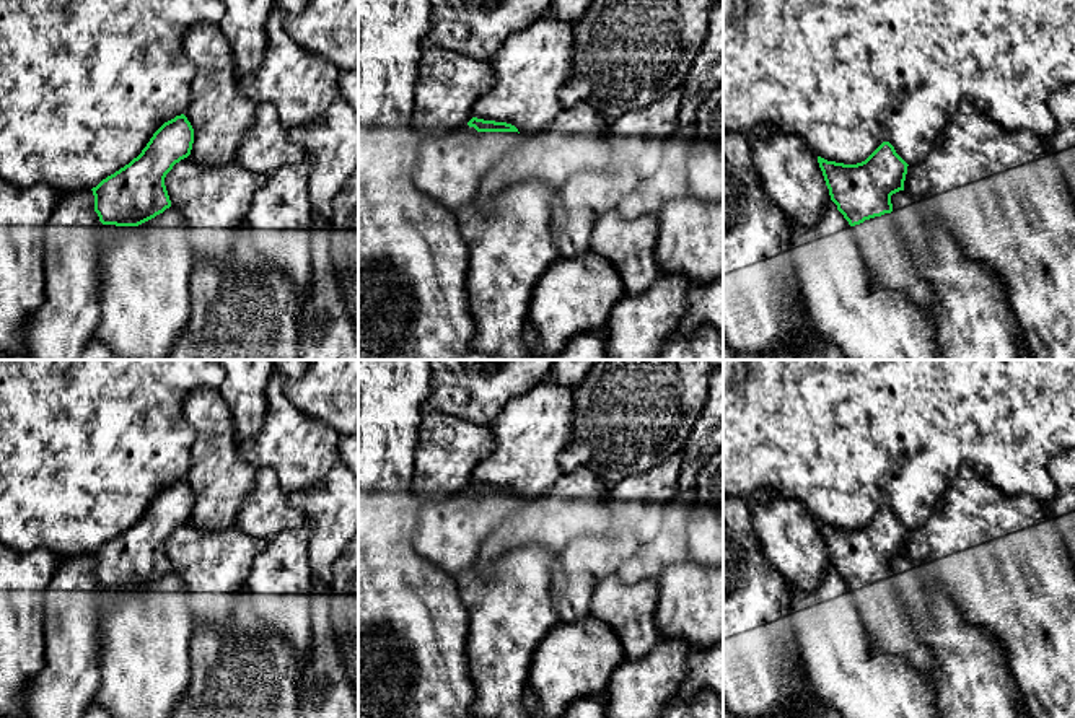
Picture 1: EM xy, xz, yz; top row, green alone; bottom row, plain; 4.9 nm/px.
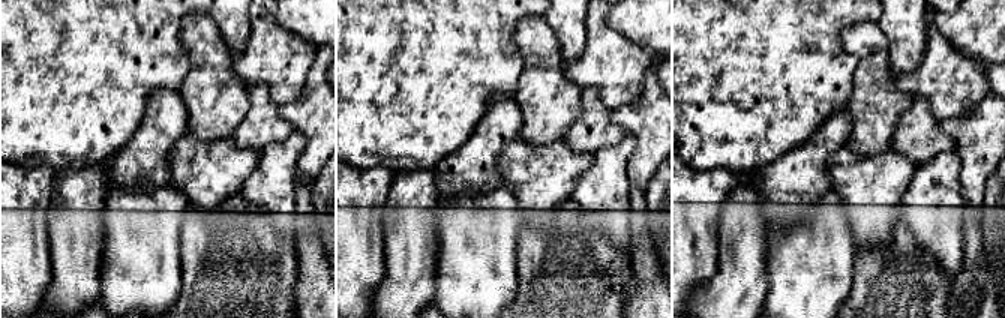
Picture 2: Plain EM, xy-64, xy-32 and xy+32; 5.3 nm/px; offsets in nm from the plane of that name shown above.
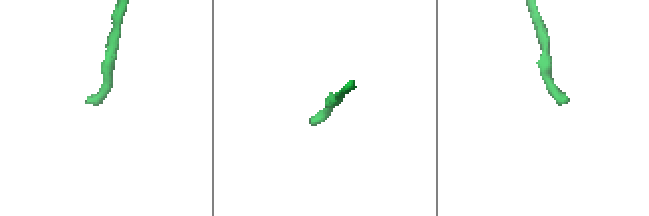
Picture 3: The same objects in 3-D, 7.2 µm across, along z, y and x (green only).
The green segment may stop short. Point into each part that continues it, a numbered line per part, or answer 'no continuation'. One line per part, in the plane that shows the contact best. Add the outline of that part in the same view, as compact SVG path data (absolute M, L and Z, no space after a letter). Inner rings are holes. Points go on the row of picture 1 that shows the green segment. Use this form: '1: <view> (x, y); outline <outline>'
1: xz (450, 168); outline M467 124L456 127L448 135L422 140L414 169L414 184L445 208L456 212L474 202L485 173L520 140L518 132L477 132Z

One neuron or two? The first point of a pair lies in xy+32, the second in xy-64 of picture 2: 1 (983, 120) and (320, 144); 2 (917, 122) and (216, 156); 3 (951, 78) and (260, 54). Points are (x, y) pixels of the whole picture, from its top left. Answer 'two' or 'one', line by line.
1: one
2: two
3: one

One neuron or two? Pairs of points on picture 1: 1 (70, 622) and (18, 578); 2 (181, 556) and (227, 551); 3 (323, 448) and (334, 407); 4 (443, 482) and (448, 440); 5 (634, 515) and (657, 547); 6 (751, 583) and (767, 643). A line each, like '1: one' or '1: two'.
1: two
2: one
3: two
4: one
5: two
6: one

